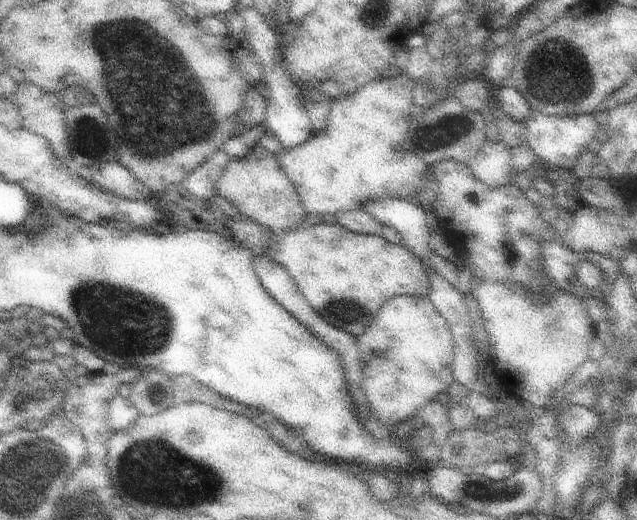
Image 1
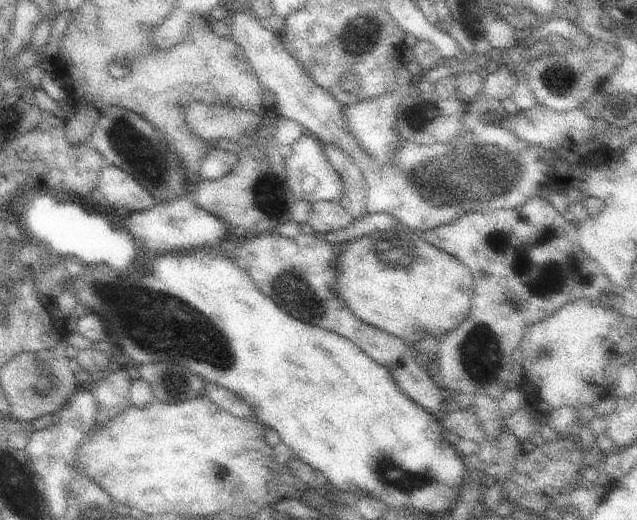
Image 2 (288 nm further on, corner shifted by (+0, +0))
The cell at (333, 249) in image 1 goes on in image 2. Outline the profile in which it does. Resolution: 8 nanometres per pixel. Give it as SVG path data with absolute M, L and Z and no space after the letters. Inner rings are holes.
M395 228L351 240L337 252L337 280L333 292L361 322L403 340L407 346L425 332L445 338L473 306L469 270L453 256L433 248L419 234Z

